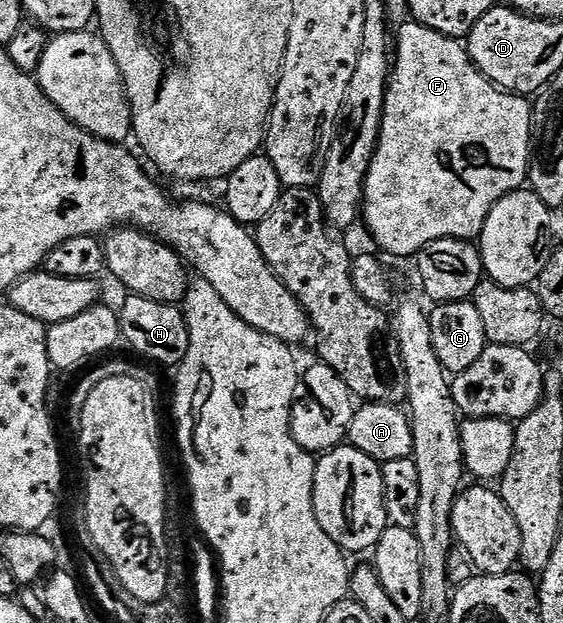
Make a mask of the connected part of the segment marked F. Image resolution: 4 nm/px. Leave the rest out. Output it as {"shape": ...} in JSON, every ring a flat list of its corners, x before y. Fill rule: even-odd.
{"shape":[[407,21,396,31,396,54,392,59,390,82,386,88,386,104,382,114,382,128,378,138,378,148,370,162,366,178,366,196,362,202,361,218,366,219,370,235,390,255,417,256,432,241,437,239,465,239,474,241,481,236,482,226,488,213,505,195,519,190,527,182,530,173,530,156,534,138,534,113,529,98,512,95,503,91,495,83,489,83,478,72,477,65,470,60,470,53,459,40,449,39,446,35,428,29,423,23]]}

